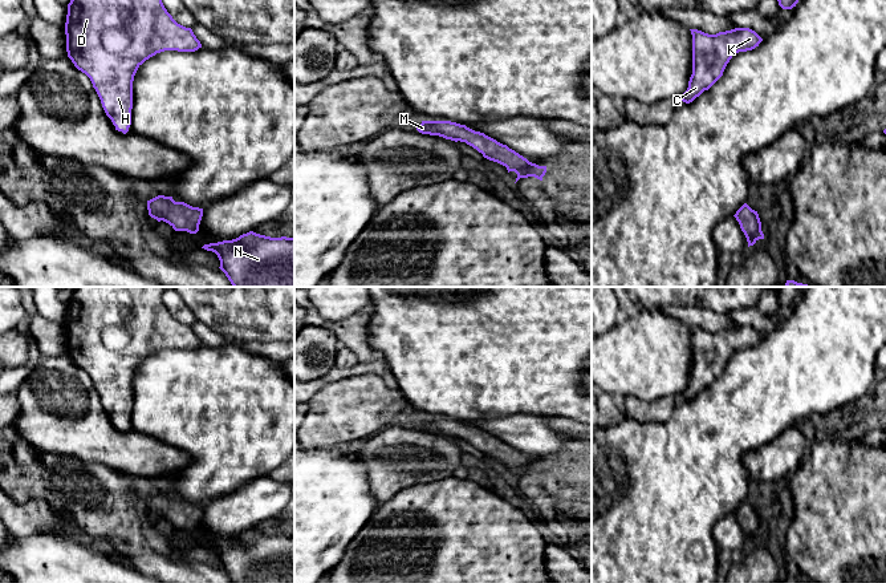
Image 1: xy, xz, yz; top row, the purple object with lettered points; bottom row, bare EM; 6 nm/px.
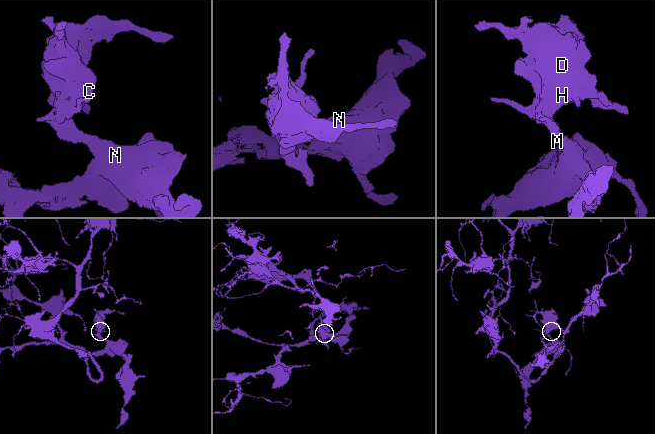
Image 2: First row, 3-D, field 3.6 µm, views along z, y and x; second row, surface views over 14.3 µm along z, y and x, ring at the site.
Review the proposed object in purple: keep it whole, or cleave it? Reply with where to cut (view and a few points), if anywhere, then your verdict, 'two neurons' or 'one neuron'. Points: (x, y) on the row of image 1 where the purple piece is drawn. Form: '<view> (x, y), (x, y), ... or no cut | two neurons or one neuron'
no cut | one neuron

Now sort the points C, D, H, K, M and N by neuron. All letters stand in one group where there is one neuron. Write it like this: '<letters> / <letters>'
C D H K M N

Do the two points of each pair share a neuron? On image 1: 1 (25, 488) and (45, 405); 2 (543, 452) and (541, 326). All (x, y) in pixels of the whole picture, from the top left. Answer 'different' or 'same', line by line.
1: different
2: different

